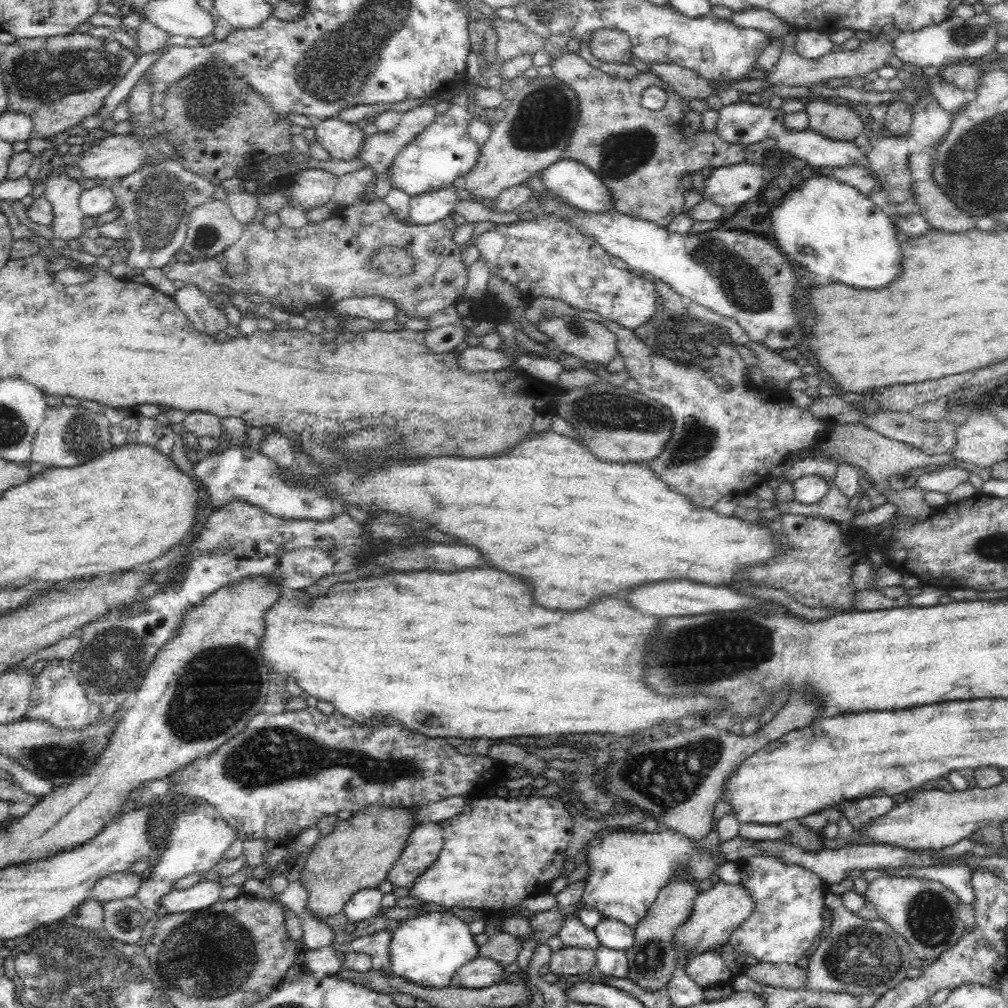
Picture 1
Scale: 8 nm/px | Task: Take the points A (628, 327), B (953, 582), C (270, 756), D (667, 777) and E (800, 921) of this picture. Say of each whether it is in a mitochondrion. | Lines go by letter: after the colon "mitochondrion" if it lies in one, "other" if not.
A: other
B: other
C: mitochondrion
D: mitochondrion
E: other

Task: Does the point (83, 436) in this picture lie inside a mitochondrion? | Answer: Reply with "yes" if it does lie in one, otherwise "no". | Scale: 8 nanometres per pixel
yes

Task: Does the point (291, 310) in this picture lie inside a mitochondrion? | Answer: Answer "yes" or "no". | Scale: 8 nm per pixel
no

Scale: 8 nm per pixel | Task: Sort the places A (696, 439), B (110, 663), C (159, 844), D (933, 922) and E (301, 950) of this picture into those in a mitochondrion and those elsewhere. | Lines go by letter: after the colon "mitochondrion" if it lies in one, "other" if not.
A: mitochondrion
B: mitochondrion
C: other
D: mitochondrion
E: other

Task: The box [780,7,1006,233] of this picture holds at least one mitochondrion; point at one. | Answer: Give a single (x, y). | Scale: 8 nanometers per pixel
(964, 34)

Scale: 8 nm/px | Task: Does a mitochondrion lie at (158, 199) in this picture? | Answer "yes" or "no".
yes

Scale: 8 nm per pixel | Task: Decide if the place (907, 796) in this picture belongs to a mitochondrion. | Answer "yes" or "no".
no

